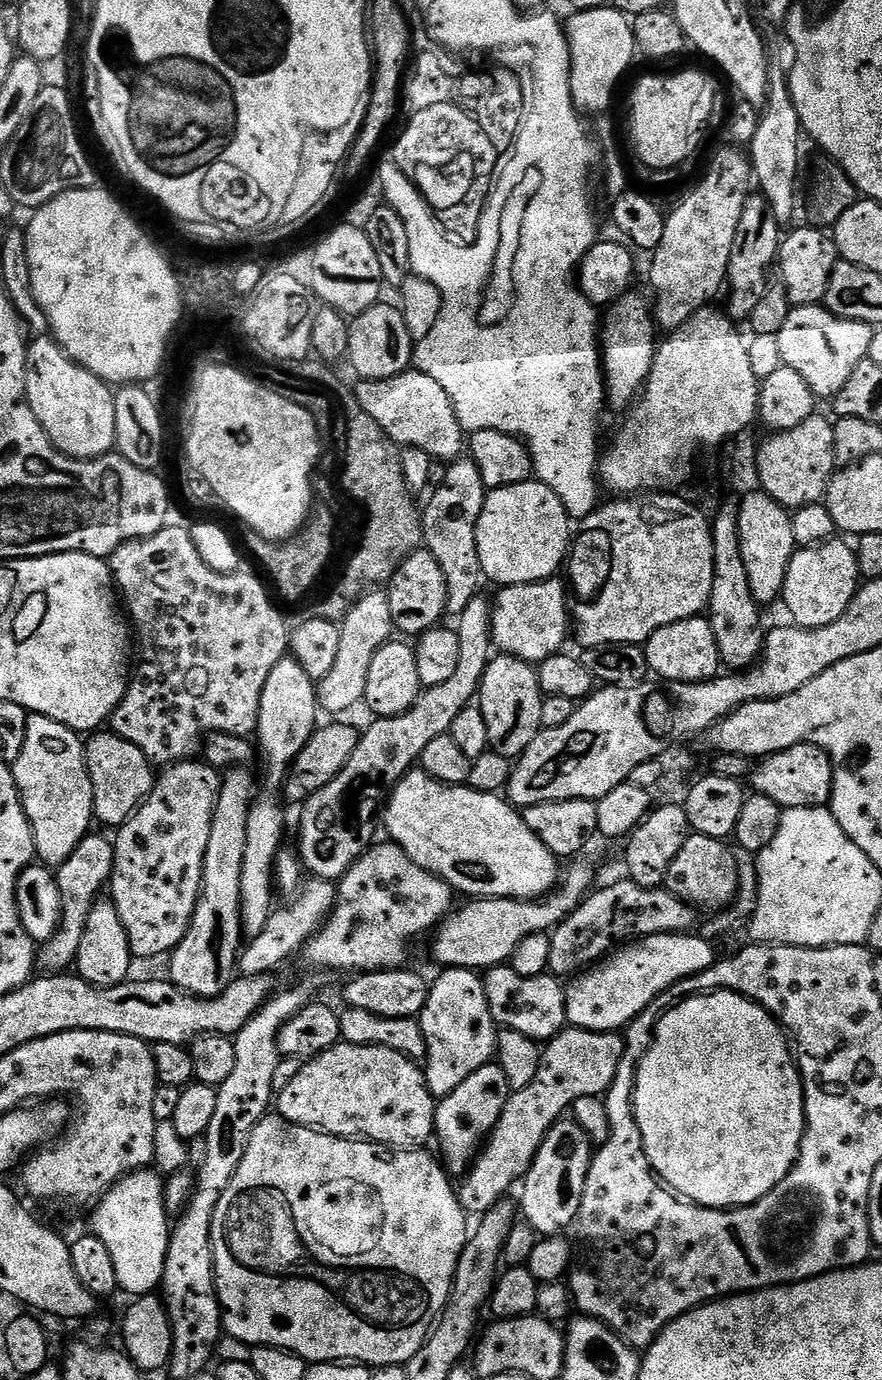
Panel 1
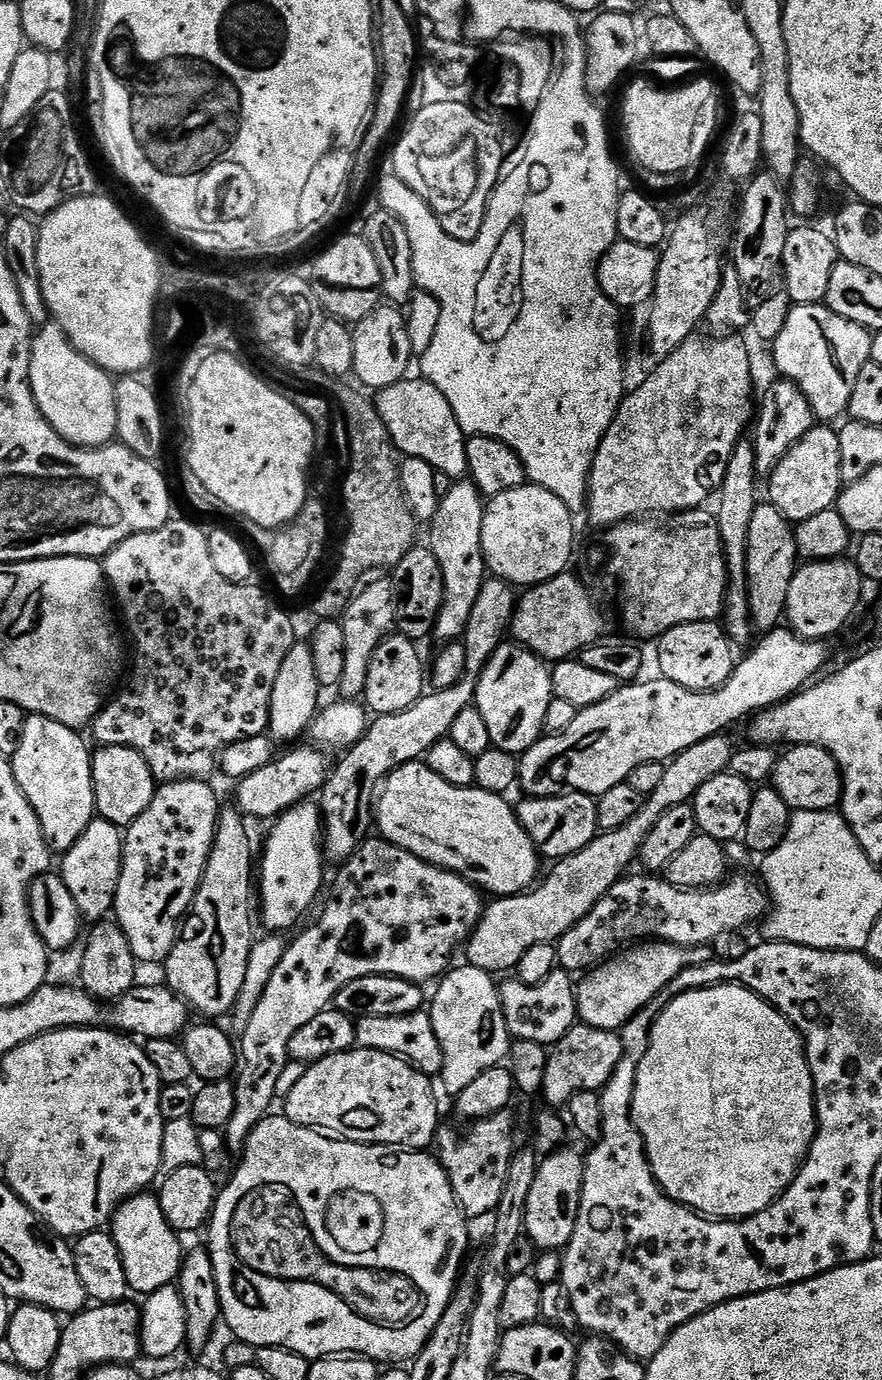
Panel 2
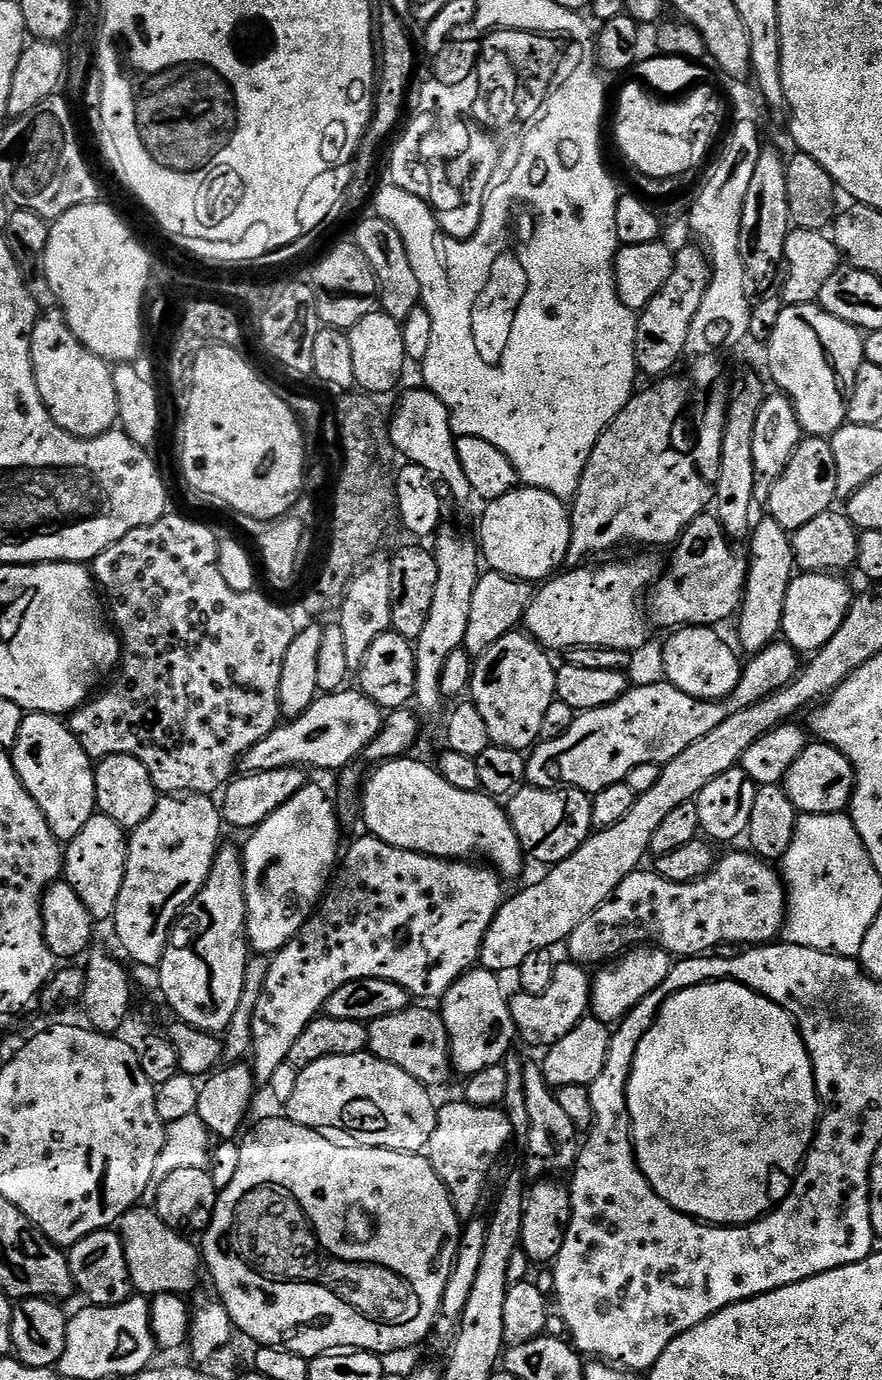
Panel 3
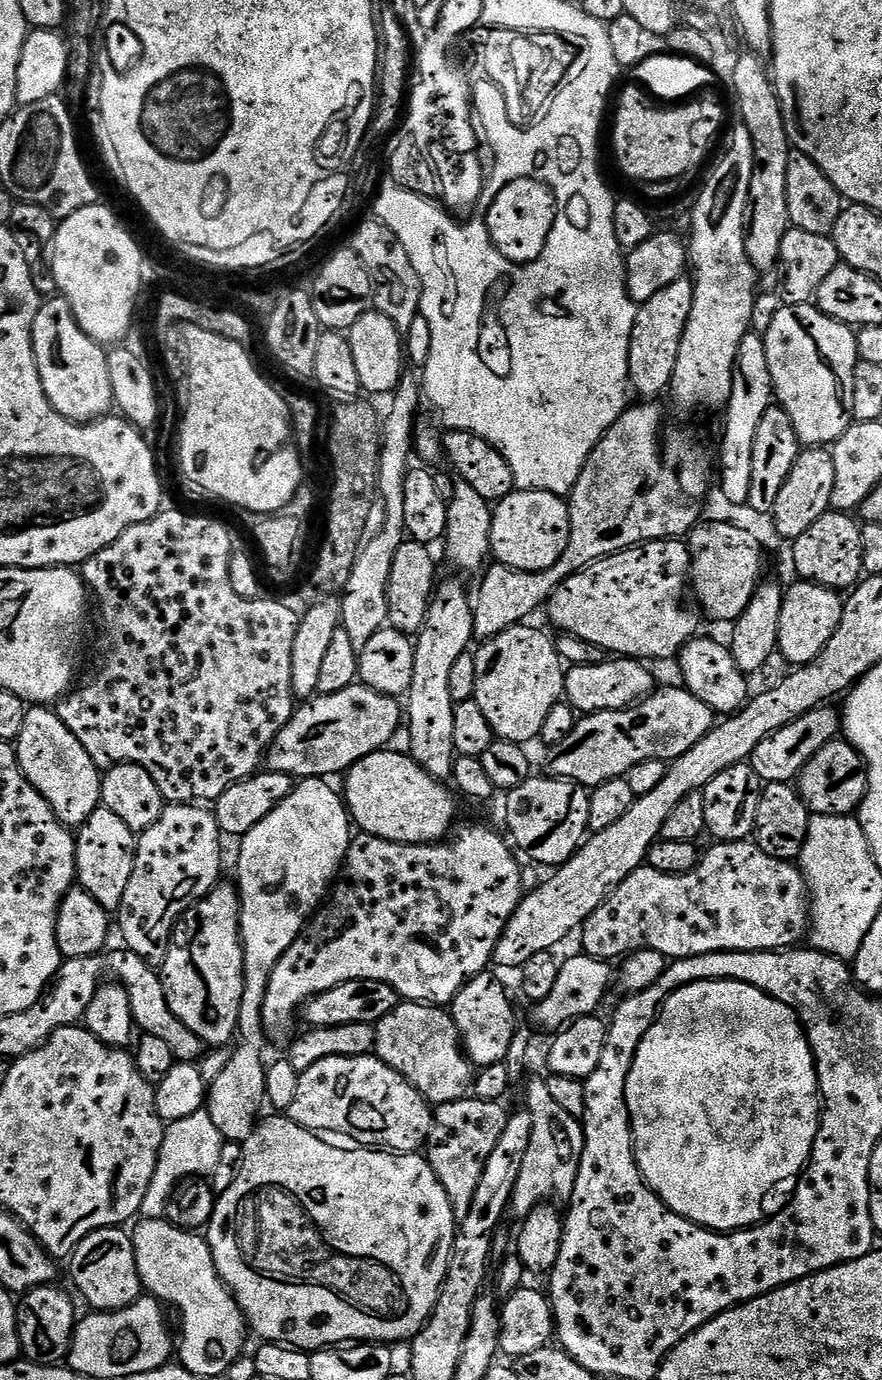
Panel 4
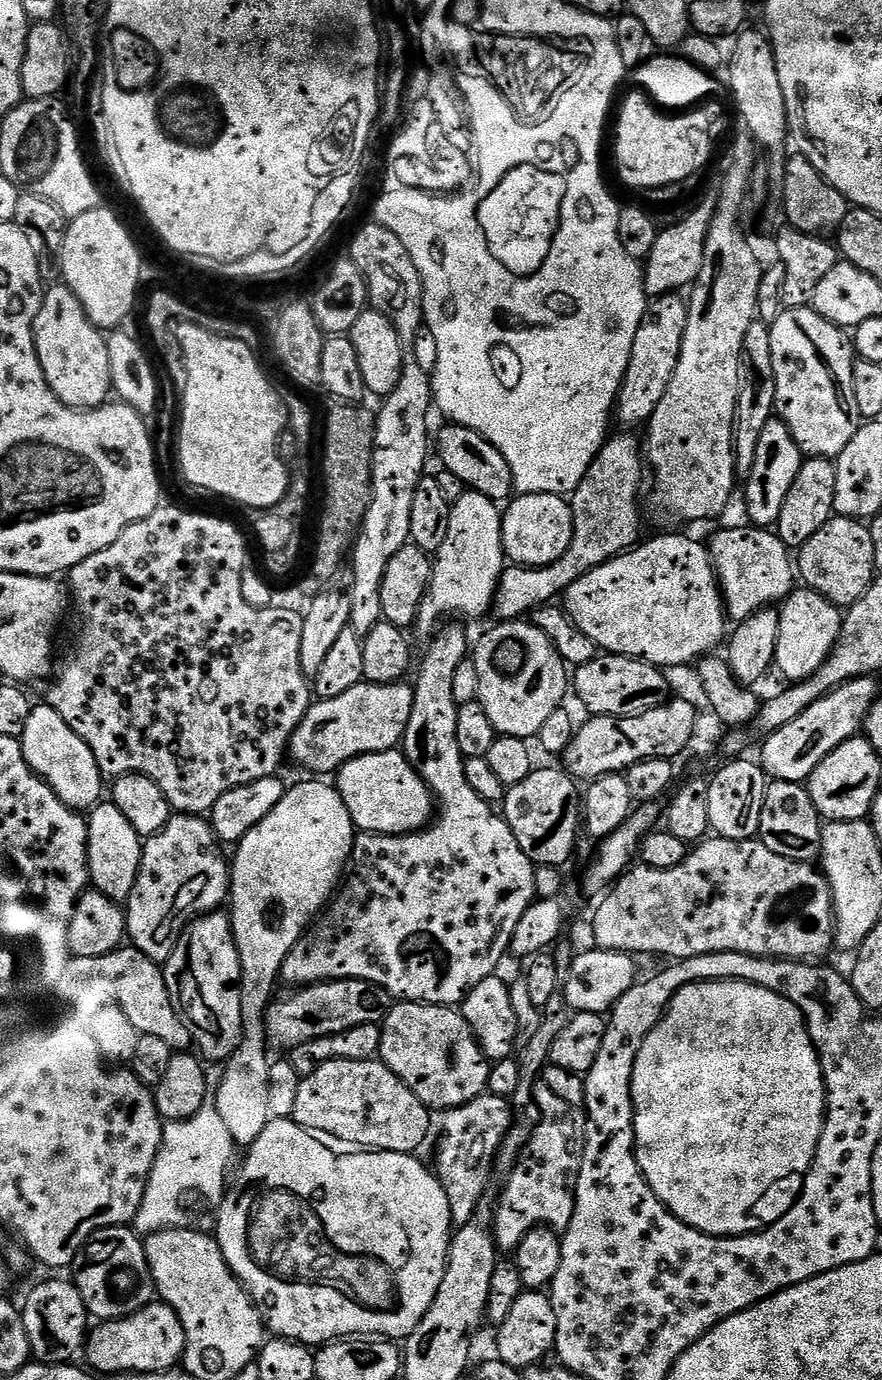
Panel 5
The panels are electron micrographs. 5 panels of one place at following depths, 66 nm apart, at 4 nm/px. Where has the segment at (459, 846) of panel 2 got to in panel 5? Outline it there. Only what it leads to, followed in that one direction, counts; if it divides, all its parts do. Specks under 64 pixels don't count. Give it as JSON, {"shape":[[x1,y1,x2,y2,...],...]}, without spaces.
{"shape":[[403,751,375,752,354,758,335,773,334,787,357,829,377,836,409,836,434,819,434,797,428,783,414,770]]}

